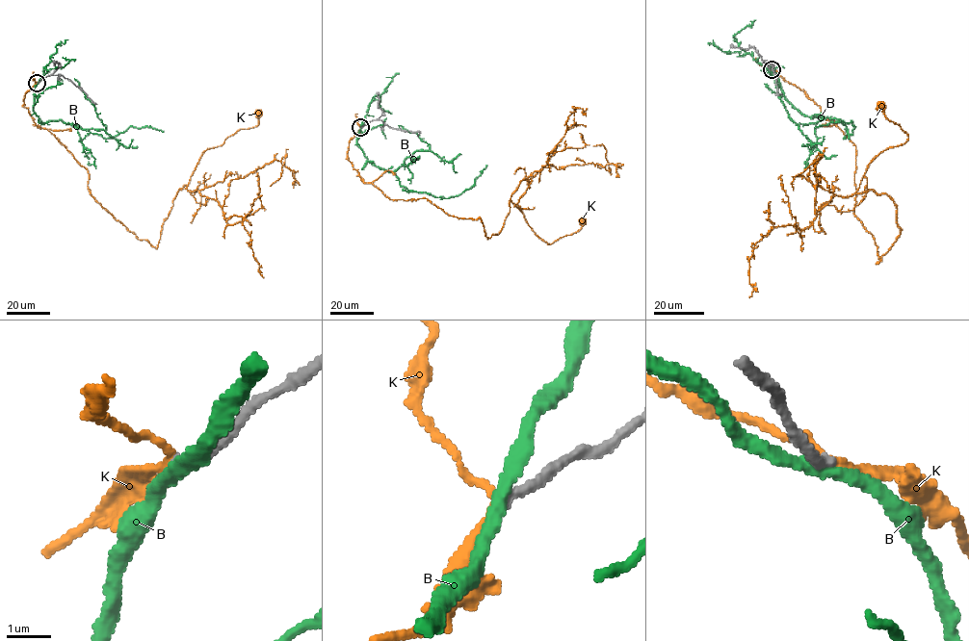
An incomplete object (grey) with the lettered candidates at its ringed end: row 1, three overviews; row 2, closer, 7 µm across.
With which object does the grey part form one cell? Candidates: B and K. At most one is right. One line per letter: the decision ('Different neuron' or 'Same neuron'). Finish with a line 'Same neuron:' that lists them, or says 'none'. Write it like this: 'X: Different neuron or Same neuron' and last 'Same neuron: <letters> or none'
B: Different neuron
K: Same neuron
Same neuron: K

